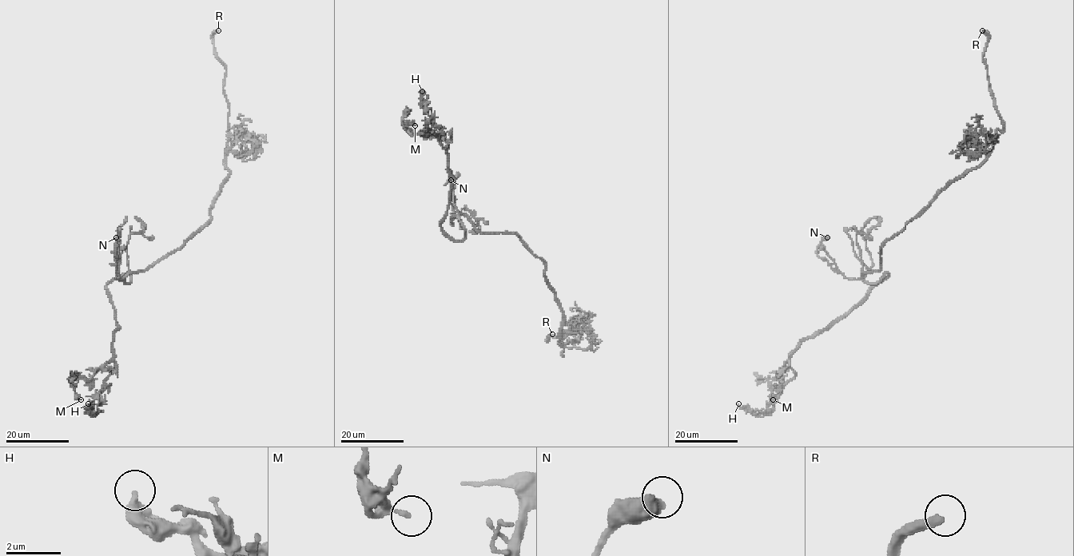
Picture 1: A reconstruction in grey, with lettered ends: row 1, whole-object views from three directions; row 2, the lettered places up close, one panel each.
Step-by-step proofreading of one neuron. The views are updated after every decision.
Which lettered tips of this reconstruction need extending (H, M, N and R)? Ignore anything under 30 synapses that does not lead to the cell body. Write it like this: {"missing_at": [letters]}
{"missing_at": ["R"]}

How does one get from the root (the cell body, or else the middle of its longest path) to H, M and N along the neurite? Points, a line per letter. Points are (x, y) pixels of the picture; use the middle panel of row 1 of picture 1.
H: (491, 232), (463, 214), (462, 240), (441, 227), (452, 180), (449, 142), (443, 148), (434, 133), (422, 91)
M: (491, 232), (463, 214), (462, 240), (443, 231), (448, 144), (411, 134), (402, 121), (415, 125)
N: (491, 232), (480, 232), (458, 211), (451, 195), (451, 171), (449, 169), (451, 180)

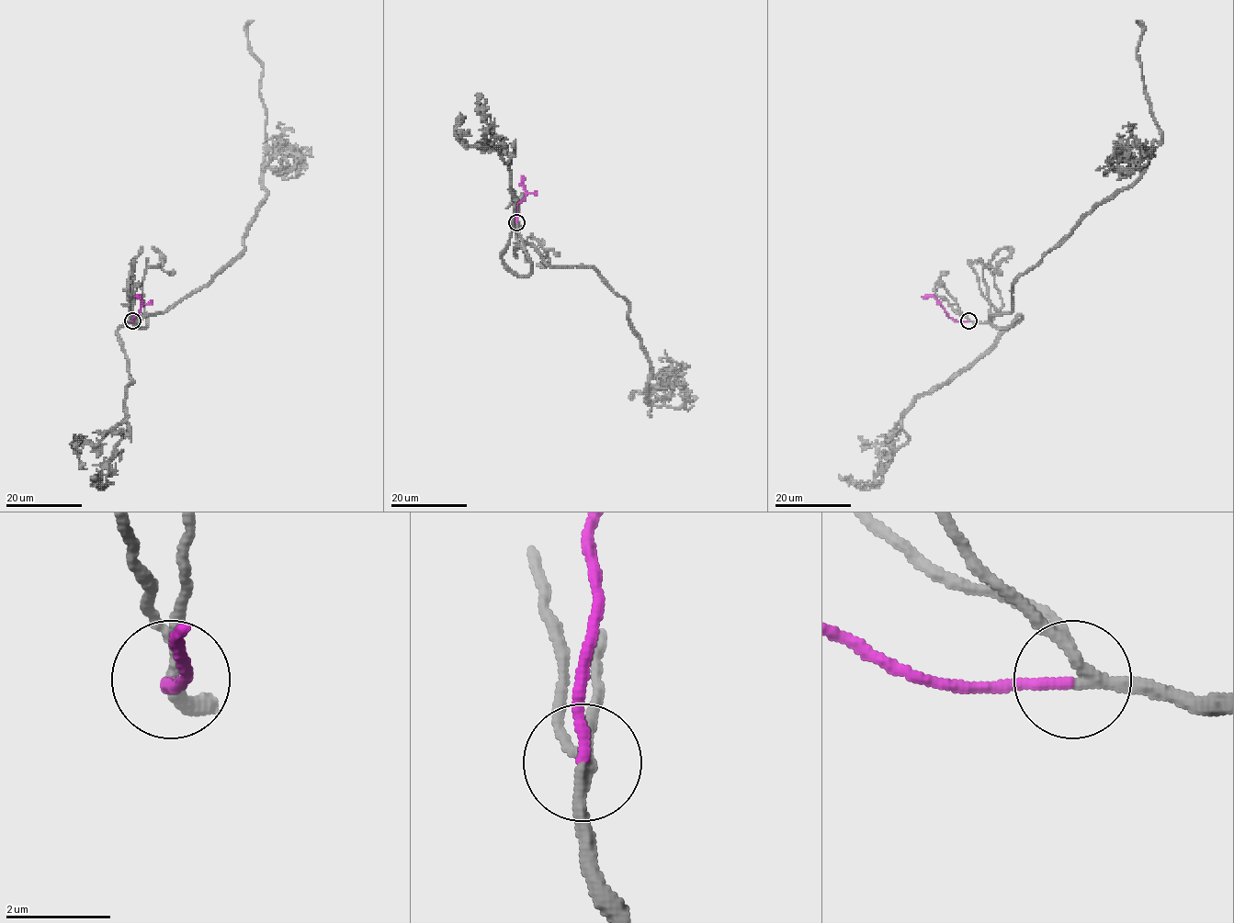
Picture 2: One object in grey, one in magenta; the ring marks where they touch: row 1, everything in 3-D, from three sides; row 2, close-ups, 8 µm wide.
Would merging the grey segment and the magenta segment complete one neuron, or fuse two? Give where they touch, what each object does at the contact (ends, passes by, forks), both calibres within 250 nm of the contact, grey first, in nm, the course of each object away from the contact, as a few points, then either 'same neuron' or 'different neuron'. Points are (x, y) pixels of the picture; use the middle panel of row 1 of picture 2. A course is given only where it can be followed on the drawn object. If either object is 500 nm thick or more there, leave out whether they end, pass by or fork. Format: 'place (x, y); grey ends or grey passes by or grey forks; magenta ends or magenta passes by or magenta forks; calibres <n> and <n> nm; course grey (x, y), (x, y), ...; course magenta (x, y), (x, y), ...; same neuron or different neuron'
place (516, 222); grey passes by; magenta ends; calibres 240 and 200 nm; course grey (516, 222), (545, 262), (592, 266), (627, 302), (650, 369), (650, 414), (647, 396), (629, 397), (638, 389); course magenta (516, 222), (516, 207), (526, 191), (522, 176); same neuron

